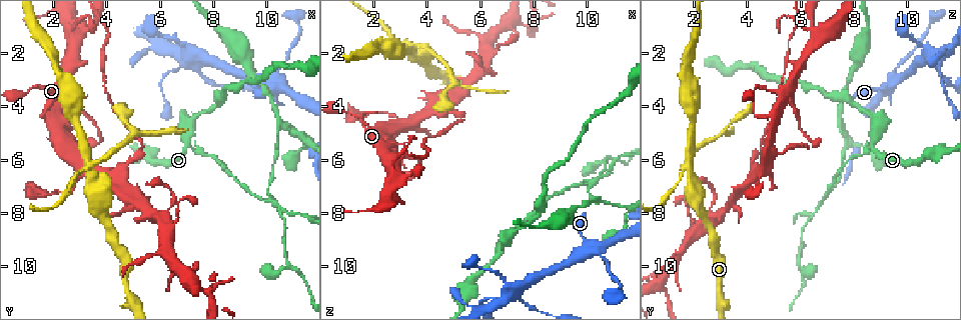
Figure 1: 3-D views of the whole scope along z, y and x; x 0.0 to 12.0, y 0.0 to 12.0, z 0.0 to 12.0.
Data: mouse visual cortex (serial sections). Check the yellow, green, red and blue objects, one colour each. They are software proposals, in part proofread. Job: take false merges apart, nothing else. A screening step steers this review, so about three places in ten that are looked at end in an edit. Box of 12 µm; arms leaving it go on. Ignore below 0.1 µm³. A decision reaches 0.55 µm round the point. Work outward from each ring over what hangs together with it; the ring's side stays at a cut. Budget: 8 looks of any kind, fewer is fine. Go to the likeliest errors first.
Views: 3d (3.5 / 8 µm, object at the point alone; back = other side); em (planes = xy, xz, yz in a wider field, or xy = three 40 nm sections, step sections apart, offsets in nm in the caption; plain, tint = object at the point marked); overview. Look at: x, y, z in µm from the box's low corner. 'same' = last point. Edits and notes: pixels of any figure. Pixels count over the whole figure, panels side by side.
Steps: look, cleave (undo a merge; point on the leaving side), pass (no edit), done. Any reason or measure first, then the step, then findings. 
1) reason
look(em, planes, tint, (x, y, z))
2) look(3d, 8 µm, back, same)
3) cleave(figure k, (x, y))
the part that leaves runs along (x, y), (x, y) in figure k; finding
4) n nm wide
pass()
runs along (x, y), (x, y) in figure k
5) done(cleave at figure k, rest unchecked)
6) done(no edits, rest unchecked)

sharp bend
look(3d, 3.5 µm, back, (3.3, 6.2, 1.8))

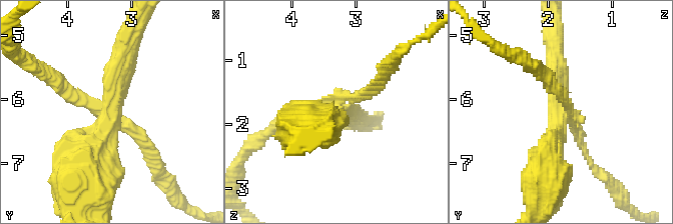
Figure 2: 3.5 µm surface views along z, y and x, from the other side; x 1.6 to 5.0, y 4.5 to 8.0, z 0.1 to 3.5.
4 arms; arms of 150, 150, 250, 300 nm; now the EM
look(em, planes, tint, (3.35, 6.20, 1.80))

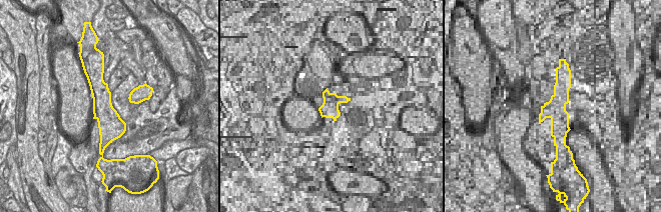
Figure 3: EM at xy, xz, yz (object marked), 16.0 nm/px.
cleave(figure 2, (143, 140))
two cells meet here

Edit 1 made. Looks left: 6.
look(overview)

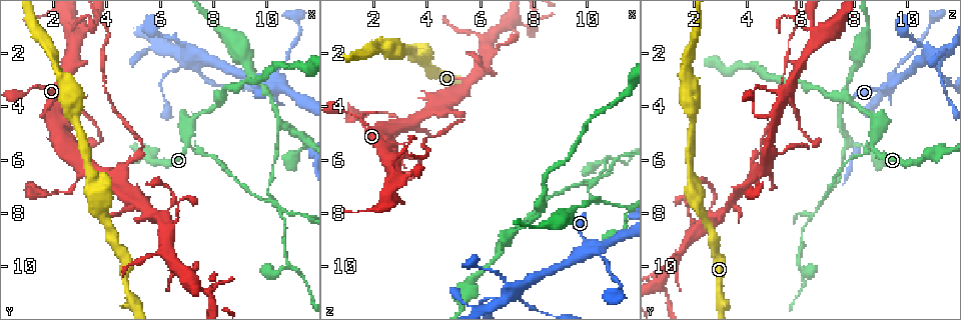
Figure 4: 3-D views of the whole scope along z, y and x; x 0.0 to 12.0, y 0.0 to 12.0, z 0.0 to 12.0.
three-way junction
look(3d, 3.5 µm, (7.2, 5.7, 8.6))

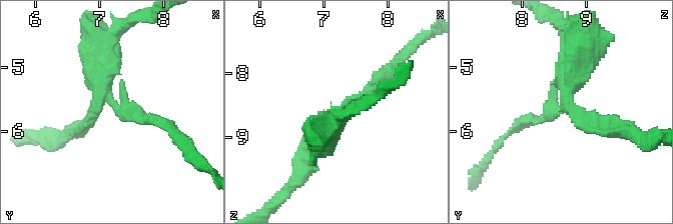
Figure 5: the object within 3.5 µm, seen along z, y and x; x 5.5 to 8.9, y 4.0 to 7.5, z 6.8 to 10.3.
cleave(figure 5, (587, 37))
the part that leaves runs along (107, 98), (178, 135) in figure 5; a second cell is stuck on

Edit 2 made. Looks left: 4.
two arms in line, one across
look(3d, 3.5 µm, (4.1, 6.6, 4.3))

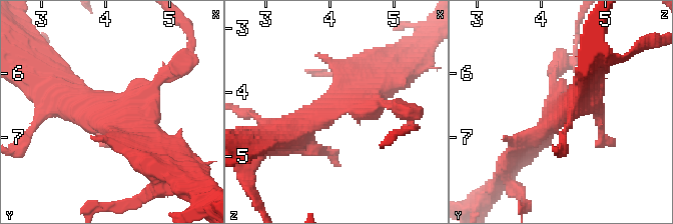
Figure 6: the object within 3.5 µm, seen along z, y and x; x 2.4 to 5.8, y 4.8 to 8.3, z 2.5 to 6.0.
look(em, xy, step 2, plain, (4.10, 6.65, 4.20))

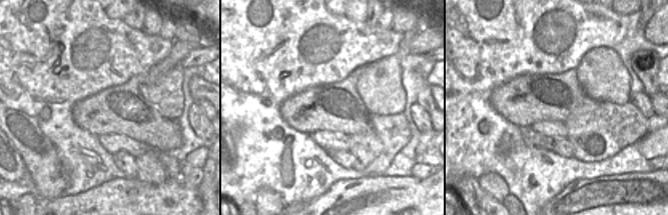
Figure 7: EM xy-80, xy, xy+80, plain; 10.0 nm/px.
look(em, xy, step 2, tint, same)

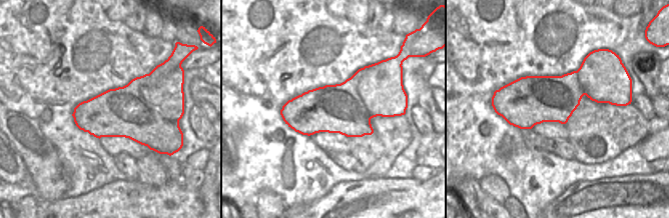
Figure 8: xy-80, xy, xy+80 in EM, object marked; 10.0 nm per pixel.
pass()
runs along (284, 137), (389, 78) in figure 6; one cell here

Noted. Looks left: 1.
done(cleave at figure 2, cleave at figure 5, rest unchecked)

